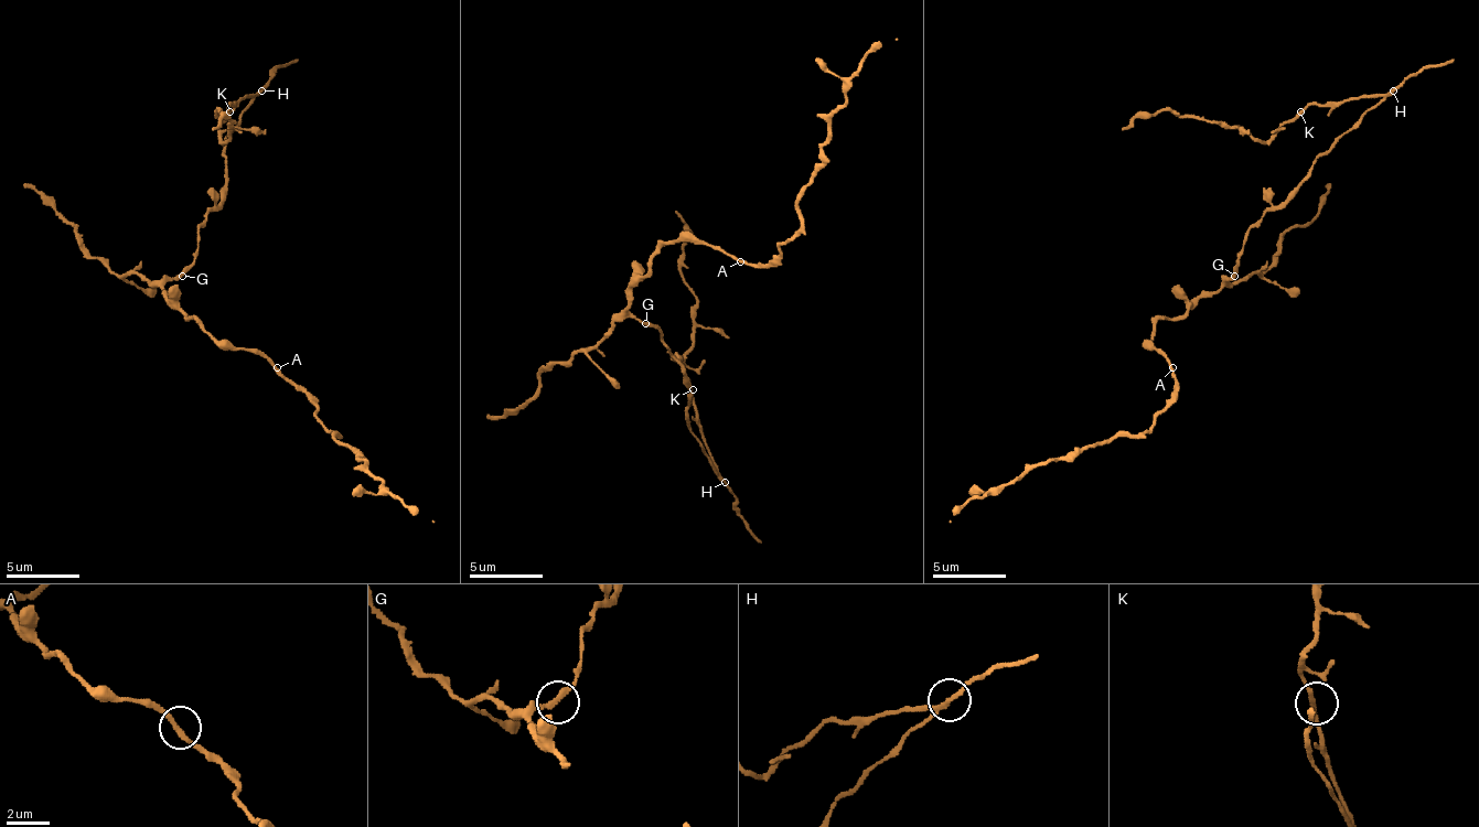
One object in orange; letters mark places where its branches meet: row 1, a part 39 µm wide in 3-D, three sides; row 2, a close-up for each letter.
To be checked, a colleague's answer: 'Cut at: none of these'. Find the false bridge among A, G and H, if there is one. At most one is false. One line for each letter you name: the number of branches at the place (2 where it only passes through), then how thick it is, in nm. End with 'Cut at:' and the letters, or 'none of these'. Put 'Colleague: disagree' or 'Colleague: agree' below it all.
H: 2 branches meet; 200 nm thick
Cut at: H
Colleague: disagree

